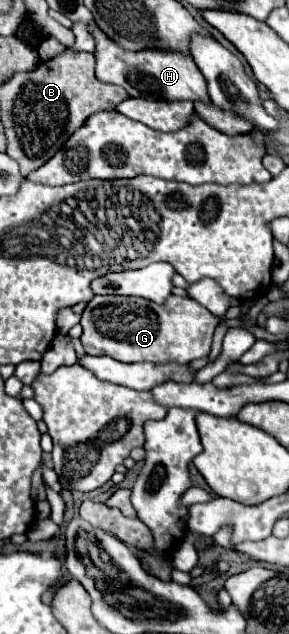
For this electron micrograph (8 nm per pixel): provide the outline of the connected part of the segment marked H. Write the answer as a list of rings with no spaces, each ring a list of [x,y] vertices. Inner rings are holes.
[[[97,25],[91,27],[97,49],[97,79],[103,83],[119,85],[123,87],[131,97],[139,99],[151,99],[151,101],[203,101],[211,103],[207,93],[207,83],[195,65],[195,61],[183,53],[169,53],[169,51],[123,51],[119,49],[103,31],[97,29]]]

